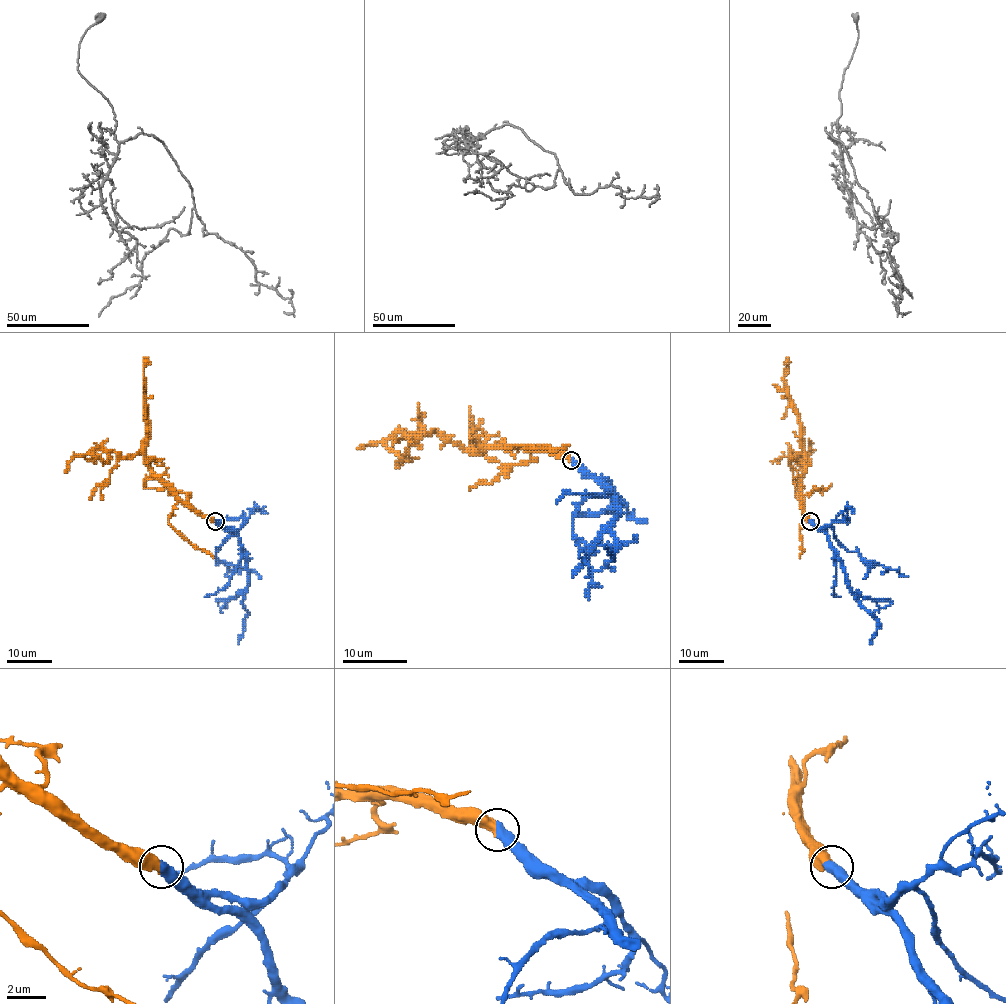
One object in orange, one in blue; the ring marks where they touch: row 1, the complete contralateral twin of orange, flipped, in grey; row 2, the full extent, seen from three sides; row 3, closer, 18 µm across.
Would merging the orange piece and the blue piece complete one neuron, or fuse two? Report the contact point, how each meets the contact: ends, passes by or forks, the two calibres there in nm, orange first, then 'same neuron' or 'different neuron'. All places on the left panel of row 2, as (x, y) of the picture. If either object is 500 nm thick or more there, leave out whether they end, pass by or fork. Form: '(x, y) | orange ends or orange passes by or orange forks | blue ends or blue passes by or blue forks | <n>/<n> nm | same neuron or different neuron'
(215, 521) | 550/550 nm | same neuron

